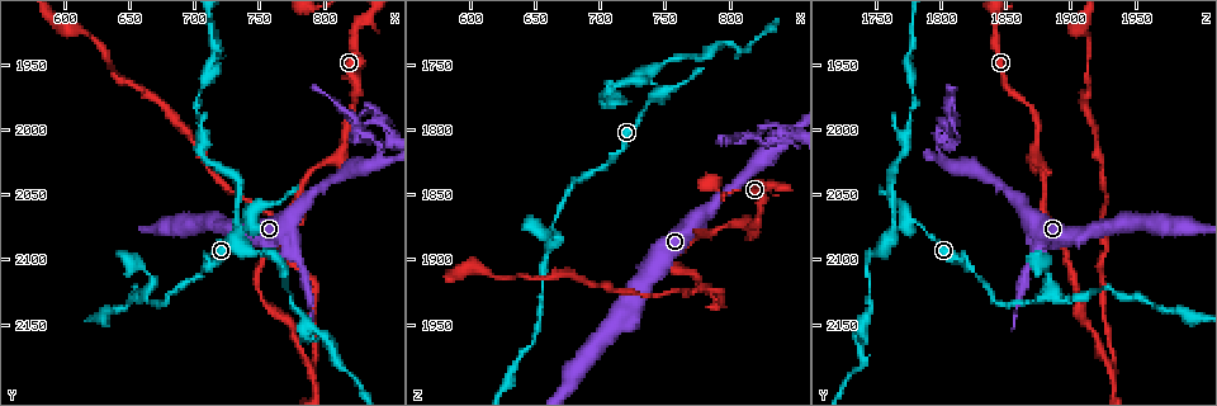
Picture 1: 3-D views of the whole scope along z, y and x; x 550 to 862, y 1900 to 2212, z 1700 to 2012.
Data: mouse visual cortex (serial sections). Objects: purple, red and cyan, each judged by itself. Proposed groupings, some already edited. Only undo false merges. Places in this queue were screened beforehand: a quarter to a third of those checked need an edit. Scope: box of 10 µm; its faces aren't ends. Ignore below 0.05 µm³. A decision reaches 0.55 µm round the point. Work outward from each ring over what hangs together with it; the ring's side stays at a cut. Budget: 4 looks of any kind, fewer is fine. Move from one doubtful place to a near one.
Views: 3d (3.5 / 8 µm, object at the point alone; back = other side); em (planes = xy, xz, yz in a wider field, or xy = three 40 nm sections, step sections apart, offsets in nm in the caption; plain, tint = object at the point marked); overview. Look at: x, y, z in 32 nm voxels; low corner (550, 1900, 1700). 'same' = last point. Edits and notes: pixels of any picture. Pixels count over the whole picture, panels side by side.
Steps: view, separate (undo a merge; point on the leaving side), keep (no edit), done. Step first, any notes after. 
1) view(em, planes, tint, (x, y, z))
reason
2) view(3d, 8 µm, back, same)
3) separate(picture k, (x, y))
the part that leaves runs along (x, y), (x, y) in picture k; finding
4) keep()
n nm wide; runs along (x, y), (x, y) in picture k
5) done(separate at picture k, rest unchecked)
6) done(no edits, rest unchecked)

view(em, xy, step 1, tint, (810, 2018, 1872))
arms part here

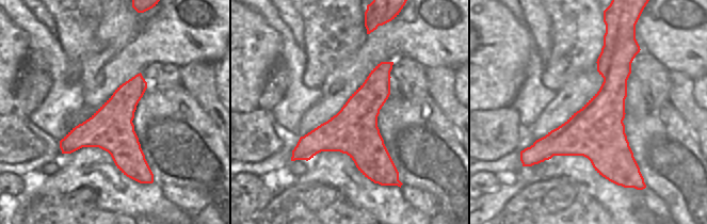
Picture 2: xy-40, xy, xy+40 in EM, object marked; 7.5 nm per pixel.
view(3d, 3.5 µm, same)

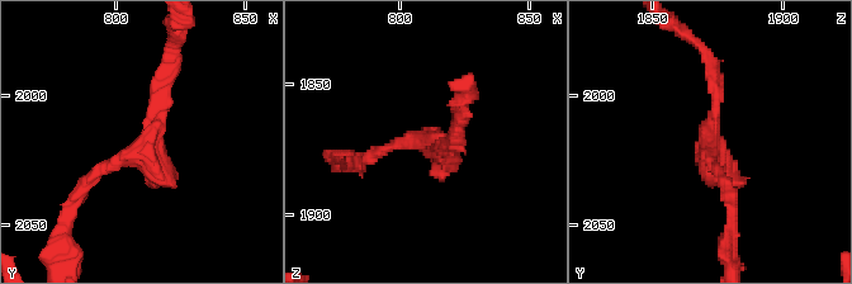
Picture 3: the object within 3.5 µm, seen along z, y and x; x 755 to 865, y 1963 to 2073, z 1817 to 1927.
keep()
runs along (170, 67), (150, 137), (80, 192) in picture 3; continuous, no second cell

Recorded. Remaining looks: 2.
view(3d, 3.5 µm, (836, 1986, 1812))

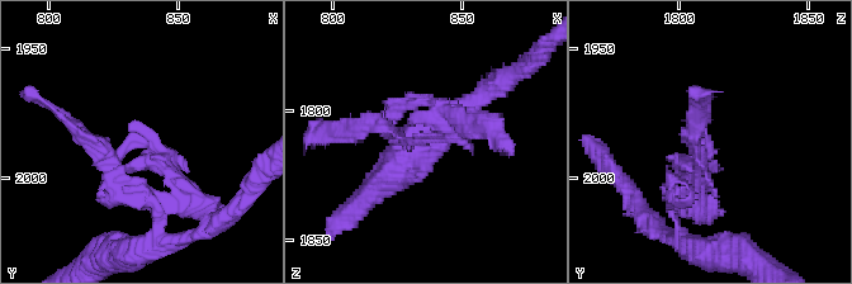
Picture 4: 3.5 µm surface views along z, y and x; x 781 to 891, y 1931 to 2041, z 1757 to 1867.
view(em, xy, step 2, tint, (837, 1985, 1810))

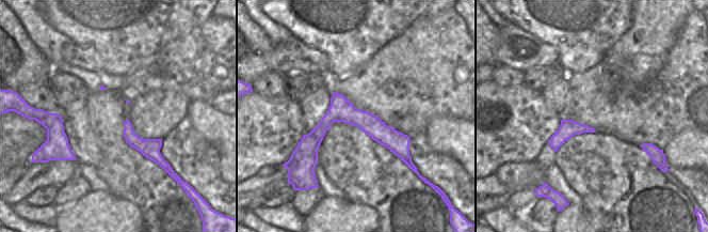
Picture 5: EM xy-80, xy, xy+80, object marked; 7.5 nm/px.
keep()
runs along (406, 139), (333, 117), (304, 165) in picture 5; continuous, no second cell

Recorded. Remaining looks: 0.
done(no edits, rest unchecked)

